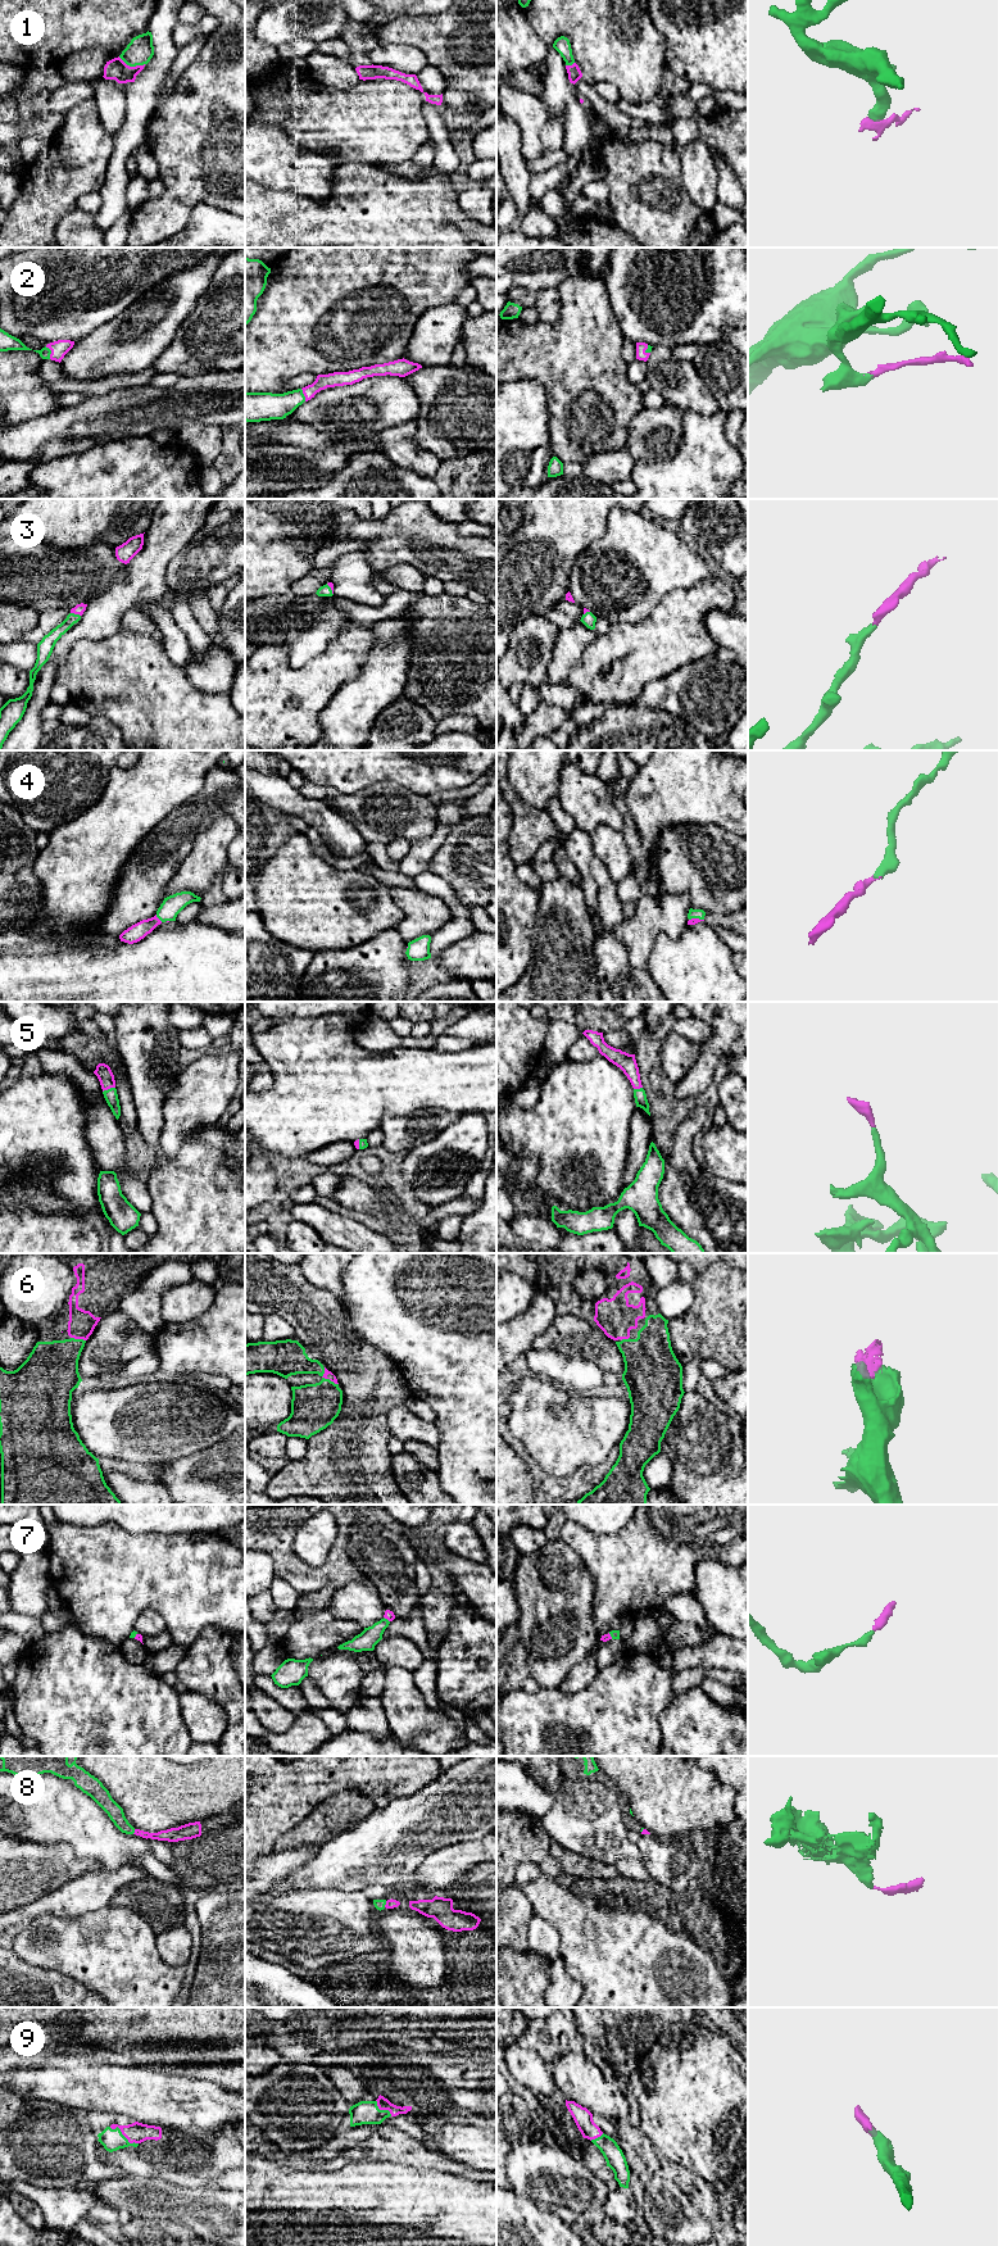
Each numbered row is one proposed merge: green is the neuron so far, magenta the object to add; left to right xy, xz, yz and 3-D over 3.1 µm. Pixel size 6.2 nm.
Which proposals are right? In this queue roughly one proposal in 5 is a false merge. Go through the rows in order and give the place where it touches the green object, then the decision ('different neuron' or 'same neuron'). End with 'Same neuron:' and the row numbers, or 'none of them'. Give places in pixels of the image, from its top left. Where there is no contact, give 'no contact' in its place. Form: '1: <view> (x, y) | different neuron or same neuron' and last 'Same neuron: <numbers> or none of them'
1: xy (131, 66) | same neuron
2: xy (50, 352) | same neuron
3: xy (76, 615) | same neuron
4: xy (159, 919) | same neuron
5: xy (108, 1089) | same neuron
6: xy (78, 1339) | same neuron
7: xz (386, 1619) | same neuron
8: xz (385, 1904) | same neuron
9: xy (122, 2135) | same neuron
Same neuron: 1, 2, 3, 4, 5, 6, 7, 8, 9

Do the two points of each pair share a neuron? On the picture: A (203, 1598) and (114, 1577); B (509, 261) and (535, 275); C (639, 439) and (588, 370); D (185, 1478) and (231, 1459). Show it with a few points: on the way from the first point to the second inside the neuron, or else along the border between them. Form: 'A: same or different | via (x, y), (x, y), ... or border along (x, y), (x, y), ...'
A: same | via (181, 1577), (136, 1577)
B: same | via (516, 261), (521, 261), (529, 268)
C: different | border along (644, 407), (631, 420), (625, 445)
D: same | via (196, 1478), (212, 1478), (219, 1470)

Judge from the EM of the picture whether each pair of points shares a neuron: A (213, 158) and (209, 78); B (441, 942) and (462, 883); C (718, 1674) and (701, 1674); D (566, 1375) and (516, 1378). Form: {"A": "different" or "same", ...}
{"A": "same", "B": "different", "C": "same", "D": "same"}

